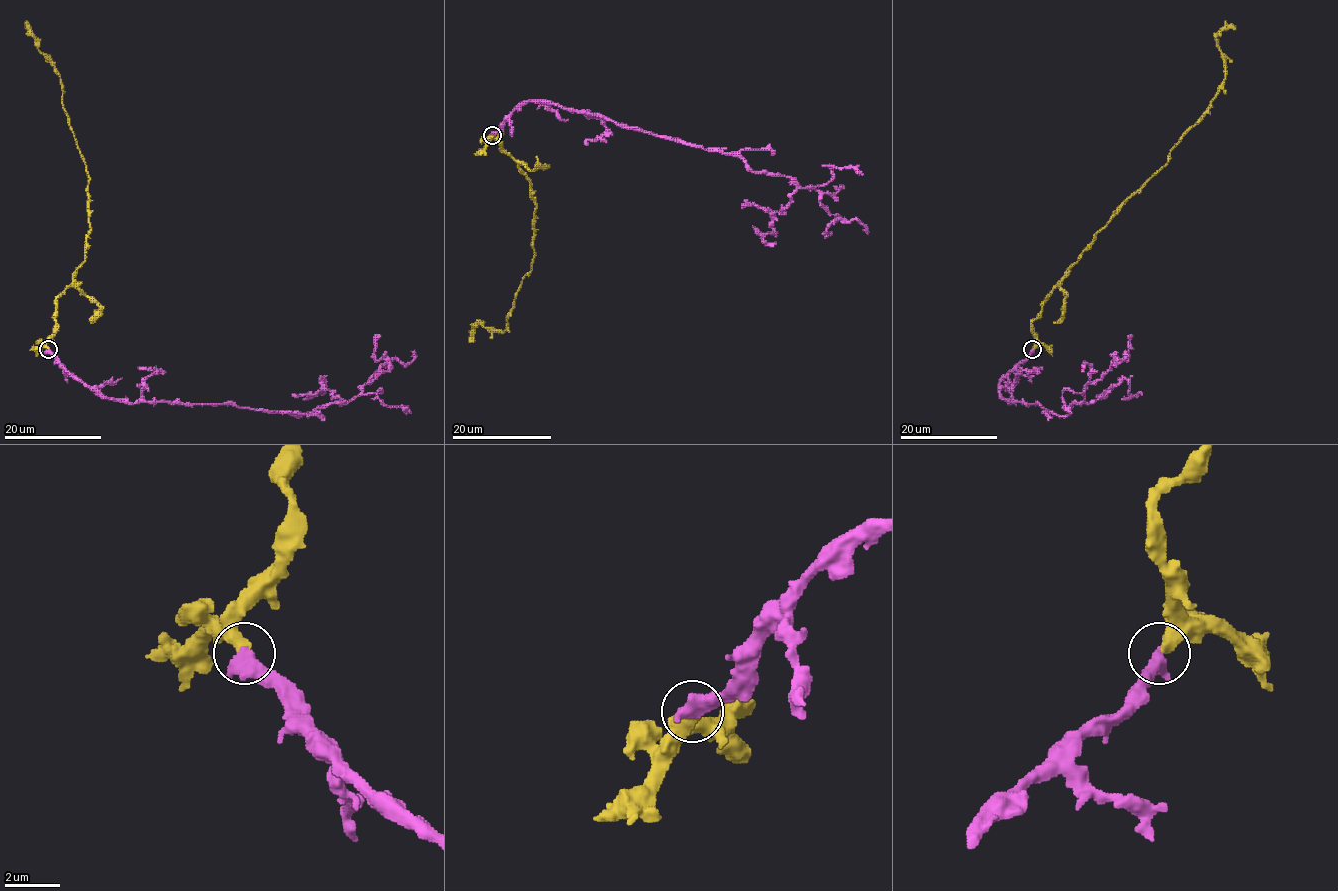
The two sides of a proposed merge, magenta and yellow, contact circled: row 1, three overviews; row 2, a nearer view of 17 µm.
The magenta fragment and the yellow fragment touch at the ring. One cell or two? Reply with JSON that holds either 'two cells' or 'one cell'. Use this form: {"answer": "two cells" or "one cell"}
{"answer": "one cell"}

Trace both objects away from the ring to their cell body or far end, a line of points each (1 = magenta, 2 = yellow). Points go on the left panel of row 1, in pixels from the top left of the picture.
1: (48, 349), (87, 385), (132, 403), (302, 415), (361, 391), (387, 363), (374, 358), (379, 334)
2: (48, 349), (56, 298), (84, 260), (90, 228), (89, 176), (62, 106), (55, 66), (25, 28)

